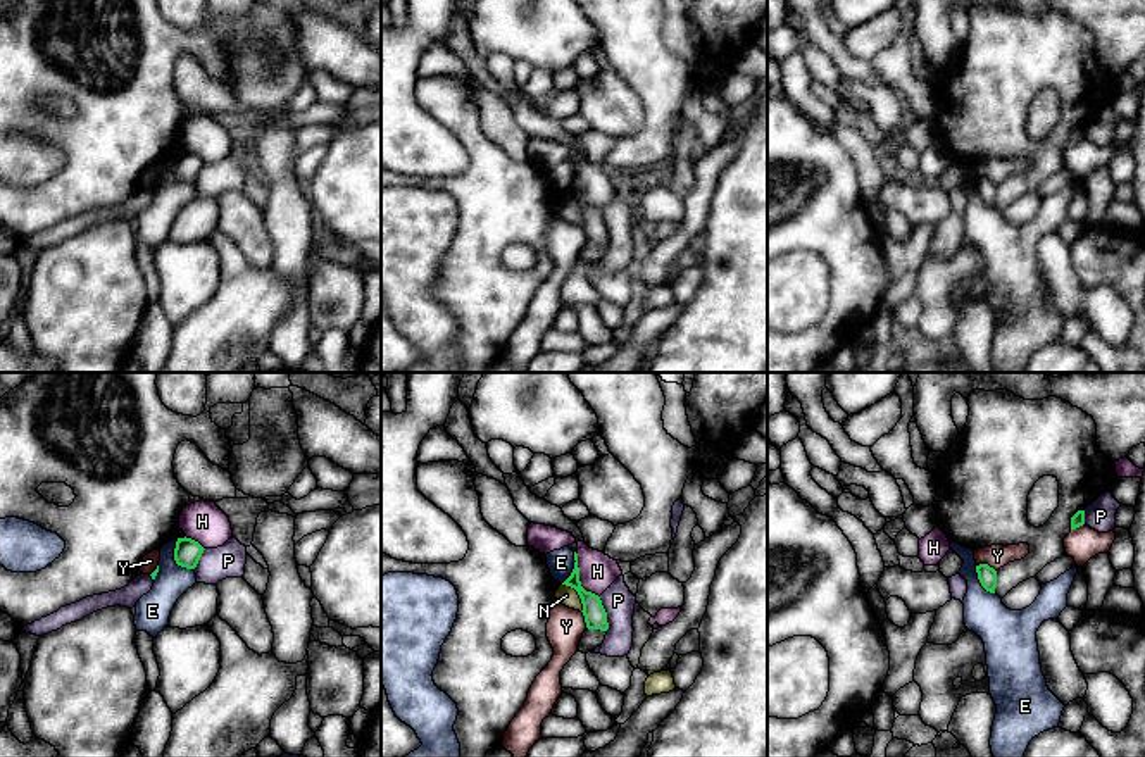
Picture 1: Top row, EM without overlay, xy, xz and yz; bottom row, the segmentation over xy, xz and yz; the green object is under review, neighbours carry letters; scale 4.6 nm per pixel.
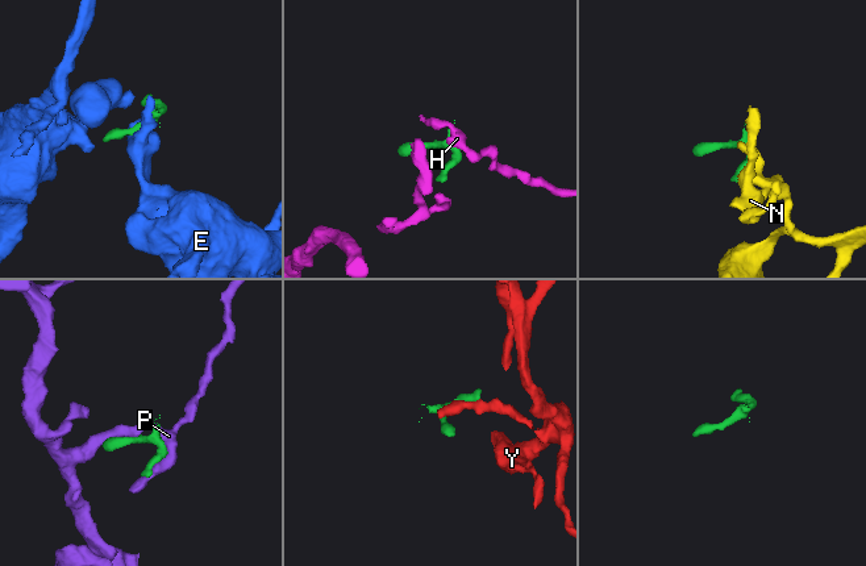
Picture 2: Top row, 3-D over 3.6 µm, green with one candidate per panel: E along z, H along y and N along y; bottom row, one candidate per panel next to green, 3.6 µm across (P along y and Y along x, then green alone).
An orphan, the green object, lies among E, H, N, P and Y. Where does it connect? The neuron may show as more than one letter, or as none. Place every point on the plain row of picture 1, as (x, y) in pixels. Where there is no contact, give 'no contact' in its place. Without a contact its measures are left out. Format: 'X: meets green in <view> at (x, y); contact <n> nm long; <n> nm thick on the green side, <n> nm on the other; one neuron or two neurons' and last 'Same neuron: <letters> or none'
E: meets green in xy at (175, 173); contact 170 nm long; 130 nm thick on the green side, 160 nm on the other; two neurons
H: meets green in xz at (578, 192); contact 240 nm long; 110 nm thick on the green side, 180 nm on the other; two neurons
N: meets green in xz at (578, 207); contact 160 nm long; 110 nm thick on the green side, 90 nm on the other; two neurons
P: meets green in xz at (606, 228); contact 170 nm long; 110 nm thick on the green side, 150 nm on the other; two neurons
Y: meets green in yz at (987, 178); contact 100 nm long; 90 nm thick on the green side, 110 nm on the other; one neuron
Same neuron: Y

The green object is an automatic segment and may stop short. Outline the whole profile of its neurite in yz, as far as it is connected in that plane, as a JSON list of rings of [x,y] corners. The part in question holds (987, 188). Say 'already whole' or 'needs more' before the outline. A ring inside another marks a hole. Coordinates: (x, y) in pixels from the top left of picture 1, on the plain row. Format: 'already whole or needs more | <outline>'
needs more | [[[1028,157],[1019,159],[992,159],[974,164],[976,186],[981,200],[995,207],[997,202],[997,185],[1009,176],[1021,174],[1029,167]]]

